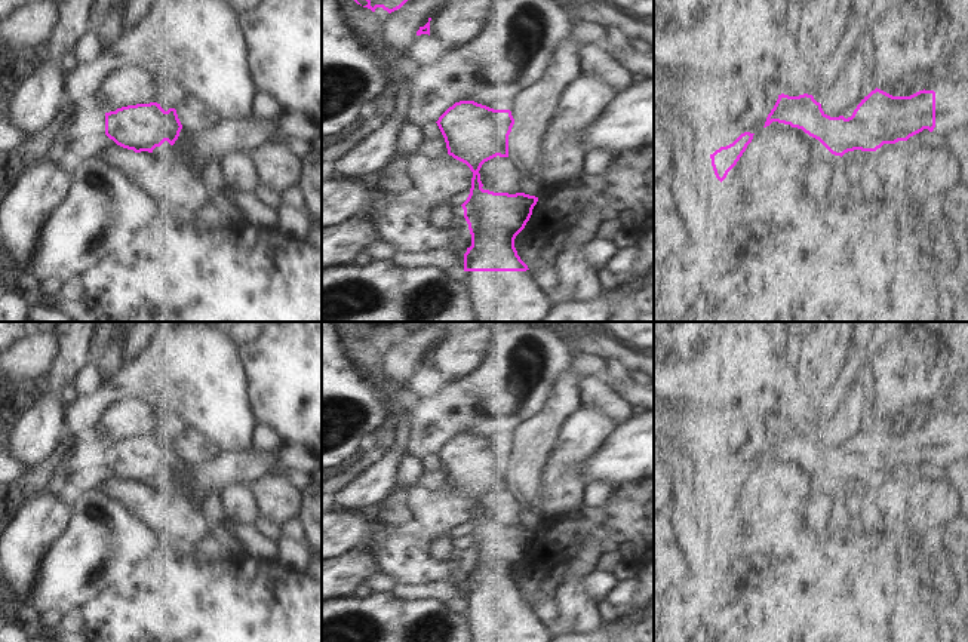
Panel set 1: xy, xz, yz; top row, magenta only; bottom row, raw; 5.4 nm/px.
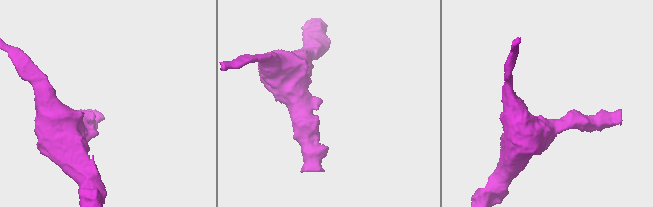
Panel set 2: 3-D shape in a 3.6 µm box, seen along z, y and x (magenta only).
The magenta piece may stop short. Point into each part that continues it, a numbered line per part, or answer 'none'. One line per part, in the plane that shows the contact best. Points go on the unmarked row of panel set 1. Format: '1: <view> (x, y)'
none

